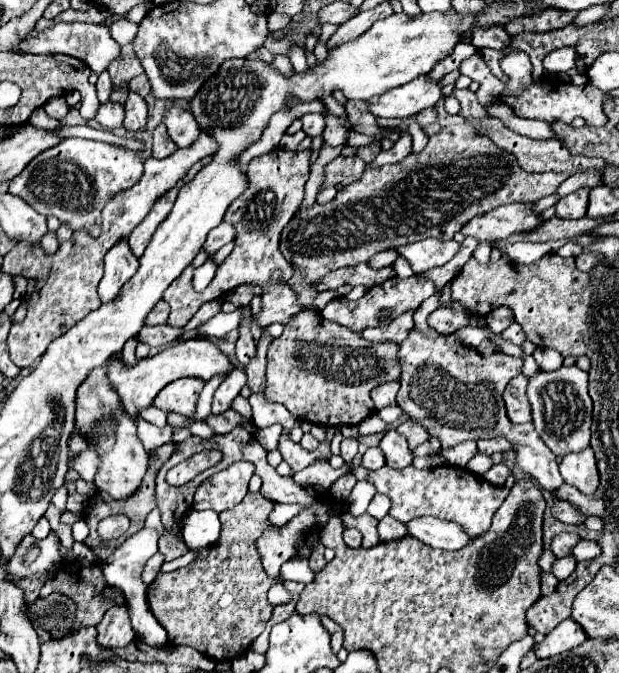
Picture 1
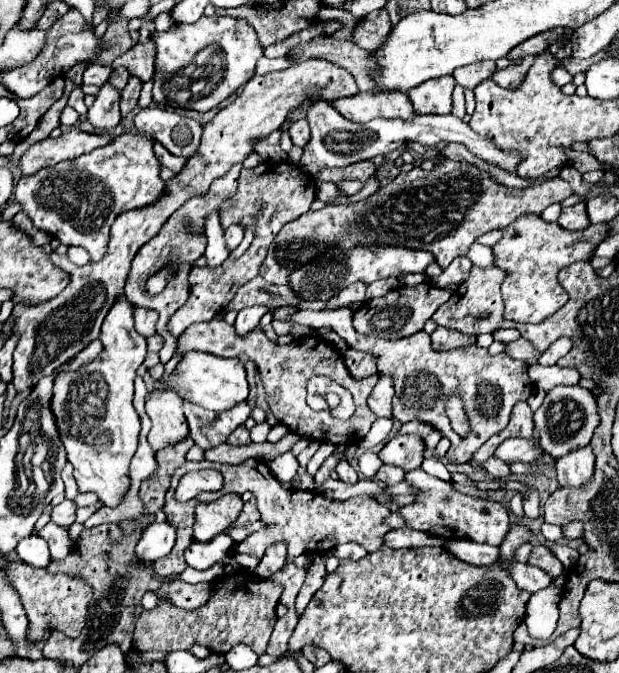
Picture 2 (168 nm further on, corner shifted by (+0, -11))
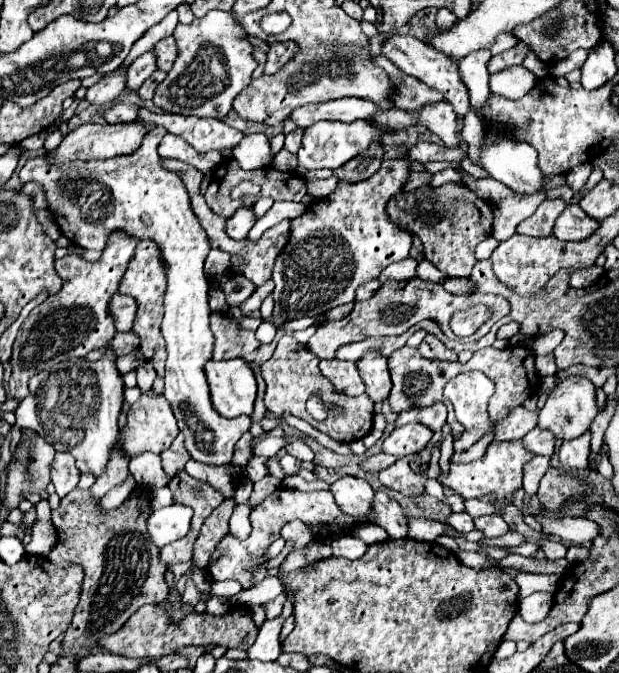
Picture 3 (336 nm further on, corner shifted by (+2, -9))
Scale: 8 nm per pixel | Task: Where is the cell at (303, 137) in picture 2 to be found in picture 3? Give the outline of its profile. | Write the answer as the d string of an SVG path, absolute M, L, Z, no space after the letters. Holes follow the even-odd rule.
M294 129L292 133L288 133L286 135L286 149L290 151L290 153L298 153L298 149L300 149L300 141L302 141L302 129Z

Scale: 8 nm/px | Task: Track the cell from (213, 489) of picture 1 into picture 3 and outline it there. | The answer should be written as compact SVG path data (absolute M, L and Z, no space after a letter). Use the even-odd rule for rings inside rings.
M226 499L220 507L216 507L208 515L208 519L204 521L204 525L200 529L200 535L198 535L196 543L194 543L194 557L192 557L194 565L198 565L198 567L208 565L208 559L210 559L214 547L228 533L228 521L232 517L234 507L236 507L234 499Z

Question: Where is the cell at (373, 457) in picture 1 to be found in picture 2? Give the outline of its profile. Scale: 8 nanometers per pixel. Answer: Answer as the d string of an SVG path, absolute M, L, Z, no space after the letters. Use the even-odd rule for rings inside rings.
M382 465L376 477L378 477L378 481L382 485L396 485L396 483L404 481L404 475L406 473L400 467L396 467L396 465Z

